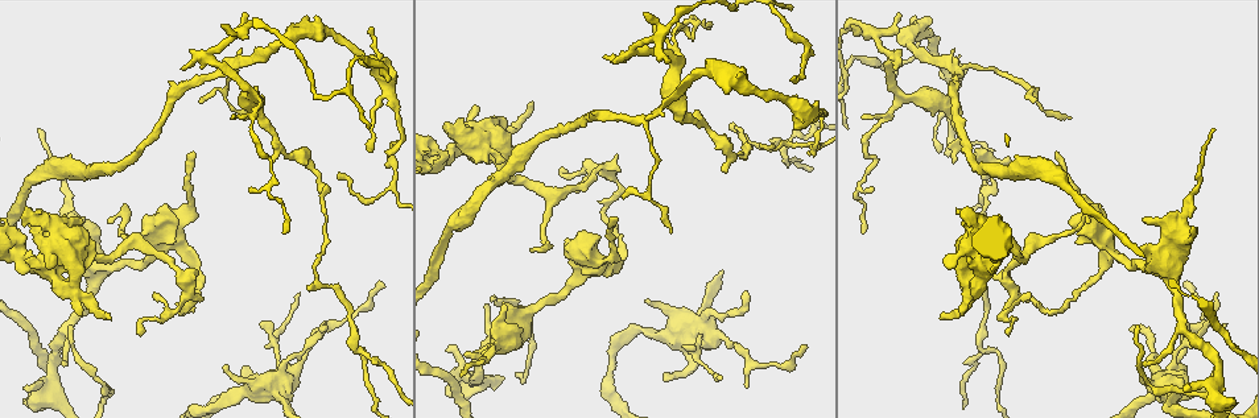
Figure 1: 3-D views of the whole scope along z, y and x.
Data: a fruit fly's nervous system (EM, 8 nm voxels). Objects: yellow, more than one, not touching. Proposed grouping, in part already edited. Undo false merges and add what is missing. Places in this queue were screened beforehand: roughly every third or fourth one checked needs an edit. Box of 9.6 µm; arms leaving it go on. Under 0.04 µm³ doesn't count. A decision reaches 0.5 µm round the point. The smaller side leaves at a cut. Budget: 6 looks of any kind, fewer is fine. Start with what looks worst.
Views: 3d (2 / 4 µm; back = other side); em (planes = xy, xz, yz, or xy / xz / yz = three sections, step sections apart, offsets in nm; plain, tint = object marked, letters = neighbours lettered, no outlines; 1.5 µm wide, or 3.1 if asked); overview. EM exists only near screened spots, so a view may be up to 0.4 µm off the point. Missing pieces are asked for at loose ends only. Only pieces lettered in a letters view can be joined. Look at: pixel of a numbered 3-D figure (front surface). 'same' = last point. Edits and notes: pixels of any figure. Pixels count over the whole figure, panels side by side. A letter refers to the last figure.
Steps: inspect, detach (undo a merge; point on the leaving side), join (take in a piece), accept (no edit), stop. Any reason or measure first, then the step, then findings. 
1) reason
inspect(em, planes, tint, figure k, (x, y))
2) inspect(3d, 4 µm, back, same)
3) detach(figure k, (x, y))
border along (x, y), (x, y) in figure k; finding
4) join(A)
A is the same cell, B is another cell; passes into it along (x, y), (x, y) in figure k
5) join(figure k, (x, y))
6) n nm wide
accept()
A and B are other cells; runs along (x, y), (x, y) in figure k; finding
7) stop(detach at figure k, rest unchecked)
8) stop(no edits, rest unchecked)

free end
inspect(3d, 2 µm, figure 1, (664, 379))

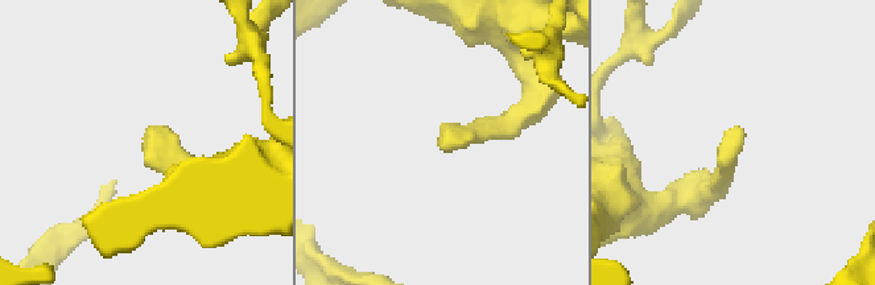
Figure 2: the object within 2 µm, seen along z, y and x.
inspect(em, xz, step 4, tint, figure 2, (147, 133))

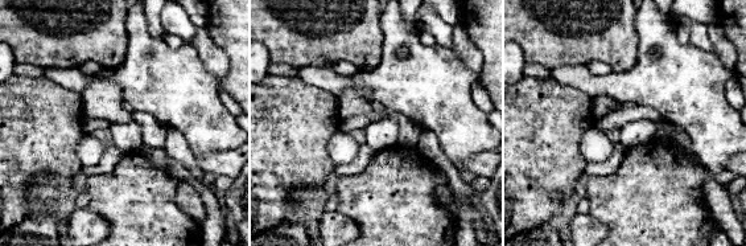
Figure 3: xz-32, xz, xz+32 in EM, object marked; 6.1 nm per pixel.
another direction
inspect(em, planes, letters, same)

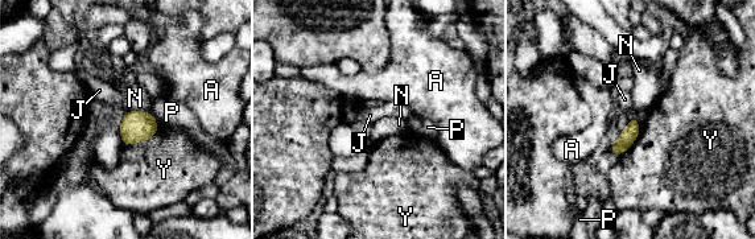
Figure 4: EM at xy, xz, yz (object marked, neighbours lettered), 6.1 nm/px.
100 nm wide
accept()
A, J, N, P and Y are other cells; border along (148, 111), (127, 112) in figure 4; no lettered piece goes on from it

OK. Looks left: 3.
sudden change in width
inspect(em, planes, letters, figure 1, (278, 43))

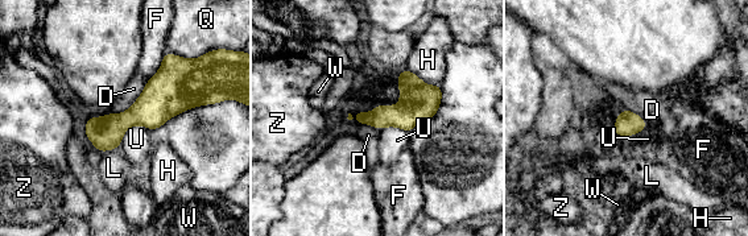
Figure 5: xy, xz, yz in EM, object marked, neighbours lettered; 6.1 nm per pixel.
accept()
D, F, H, L, Q, U, W and Z are other cells; border along (147, 82), (128, 108), (110, 114) in figure 5; one cell here

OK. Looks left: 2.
tapers out
inspect(3d, 4 µm, figure 1, (110, 223))

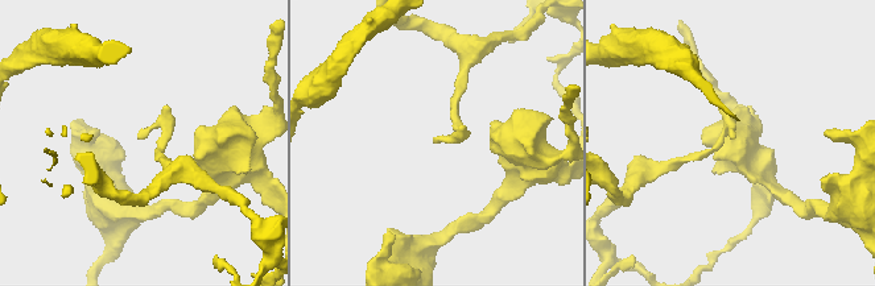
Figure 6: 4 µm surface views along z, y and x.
inspect(em, planes, letters, figure 6, (436, 142))

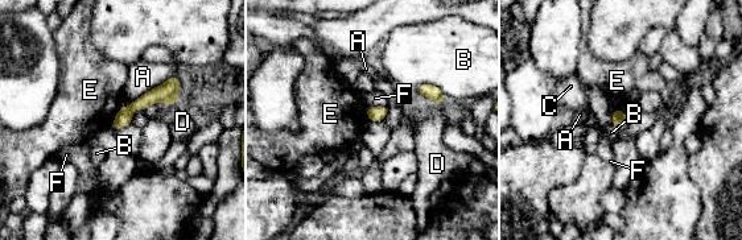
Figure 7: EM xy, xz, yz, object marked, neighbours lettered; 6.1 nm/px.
accept()
A, B, C, D, E and F are other cells; border along (122, 107), (111, 127) in figure 7; no lettered piece goes on from it

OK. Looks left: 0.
stop(no edits, rest unchecked)

